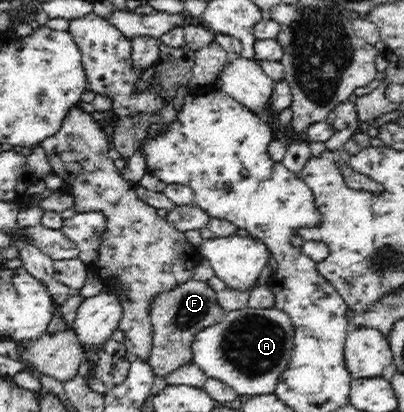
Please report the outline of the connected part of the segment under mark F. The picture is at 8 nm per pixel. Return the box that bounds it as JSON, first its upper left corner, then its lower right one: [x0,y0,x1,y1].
[145,280,225,376]

